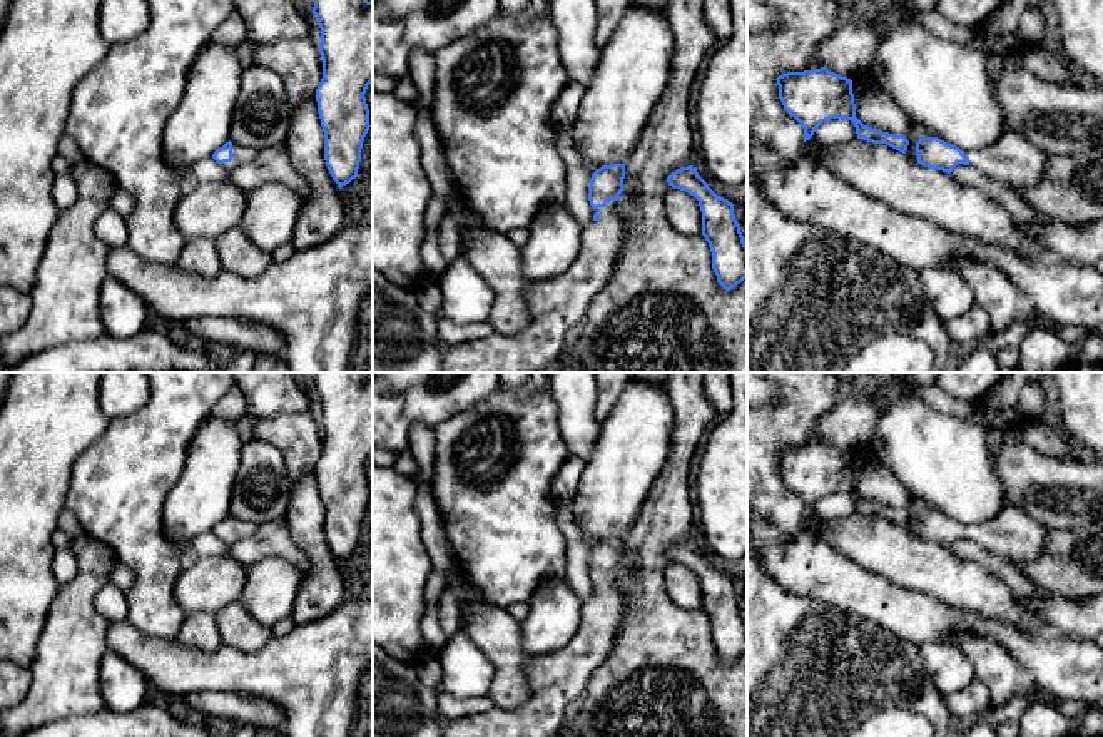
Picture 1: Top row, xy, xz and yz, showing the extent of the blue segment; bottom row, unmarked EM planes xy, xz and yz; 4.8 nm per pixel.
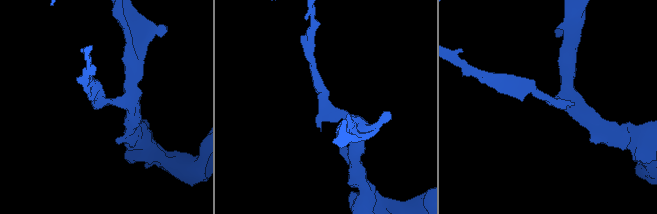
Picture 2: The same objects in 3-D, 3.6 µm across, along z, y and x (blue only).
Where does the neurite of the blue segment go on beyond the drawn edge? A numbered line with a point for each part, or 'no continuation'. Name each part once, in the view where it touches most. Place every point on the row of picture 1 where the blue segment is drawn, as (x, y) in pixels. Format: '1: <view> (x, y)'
1: xz (557, 308)

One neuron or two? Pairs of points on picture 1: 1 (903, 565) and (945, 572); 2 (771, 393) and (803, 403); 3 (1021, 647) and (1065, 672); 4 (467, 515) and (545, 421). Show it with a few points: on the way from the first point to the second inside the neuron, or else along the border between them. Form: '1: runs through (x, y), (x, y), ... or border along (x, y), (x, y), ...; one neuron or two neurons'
1: runs through (913, 565), (935, 570); one neuron
2: border along (779, 390), (779, 400), (764, 406); two neurons
3: runs through (1031, 650), (1055, 664); one neuron
4: runs through (490, 493), (518, 465), (523, 445); one neuron

